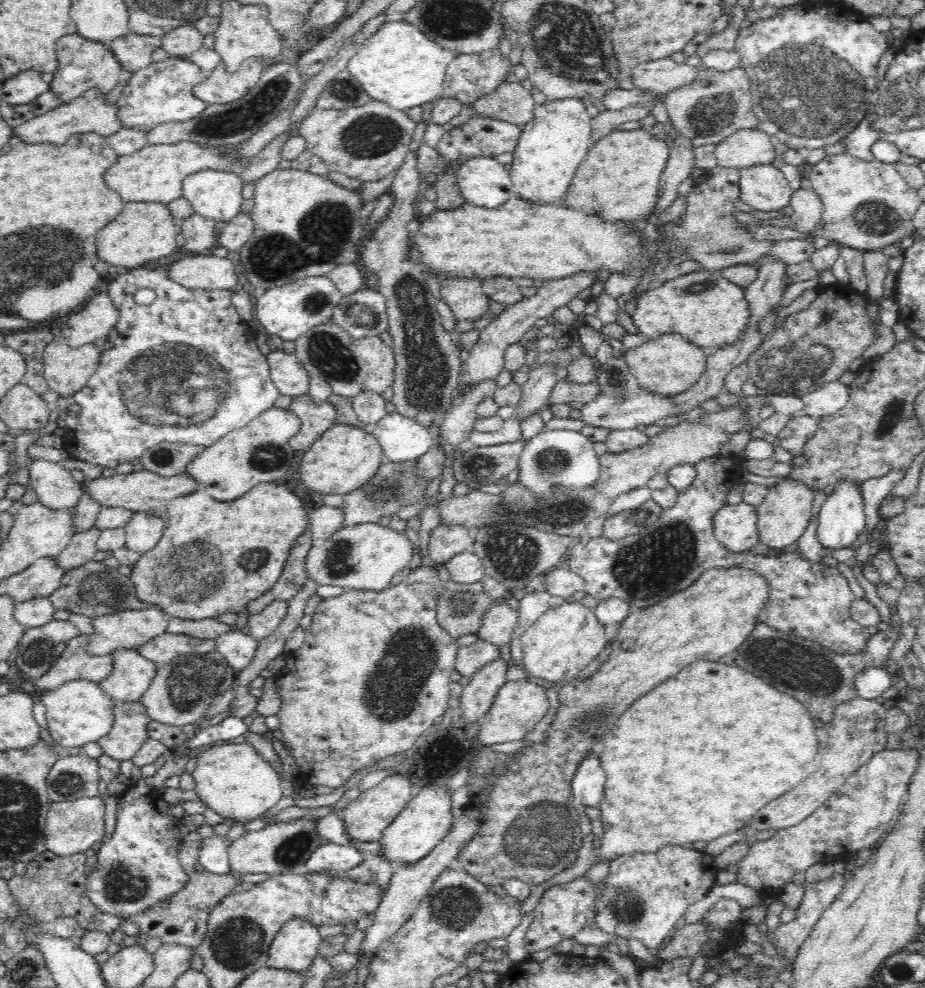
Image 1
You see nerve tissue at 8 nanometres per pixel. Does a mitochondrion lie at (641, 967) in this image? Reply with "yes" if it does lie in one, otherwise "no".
no

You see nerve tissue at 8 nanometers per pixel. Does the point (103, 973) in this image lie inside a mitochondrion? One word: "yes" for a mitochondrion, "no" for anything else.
no

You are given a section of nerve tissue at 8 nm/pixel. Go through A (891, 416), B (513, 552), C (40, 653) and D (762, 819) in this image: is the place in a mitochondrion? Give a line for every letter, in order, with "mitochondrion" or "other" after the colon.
A: mitochondrion
B: mitochondrion
C: mitochondrion
D: other

